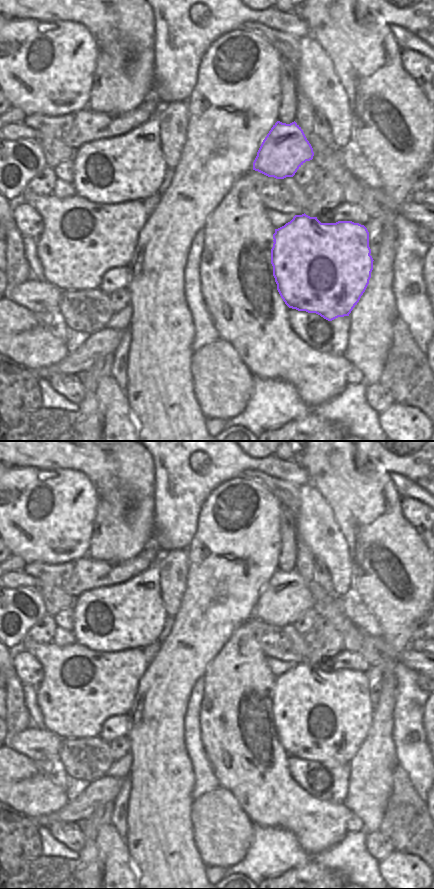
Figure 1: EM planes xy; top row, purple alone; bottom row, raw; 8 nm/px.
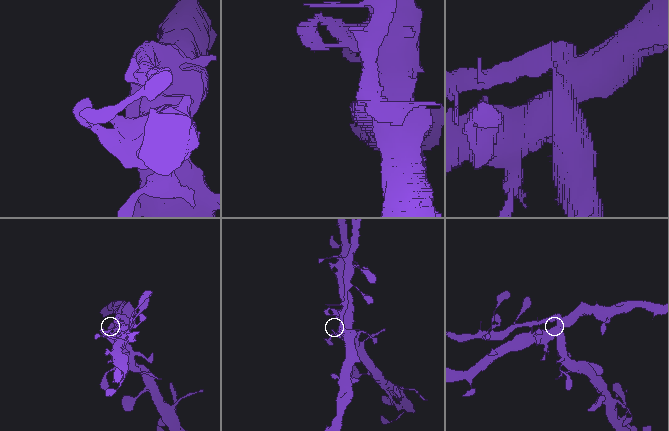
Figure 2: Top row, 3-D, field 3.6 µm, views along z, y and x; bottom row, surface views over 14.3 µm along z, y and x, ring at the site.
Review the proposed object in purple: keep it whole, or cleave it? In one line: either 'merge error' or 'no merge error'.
merge error

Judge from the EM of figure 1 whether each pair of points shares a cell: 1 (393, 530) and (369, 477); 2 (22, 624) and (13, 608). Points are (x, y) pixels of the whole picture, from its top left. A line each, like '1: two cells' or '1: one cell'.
1: one cell
2: two cells

